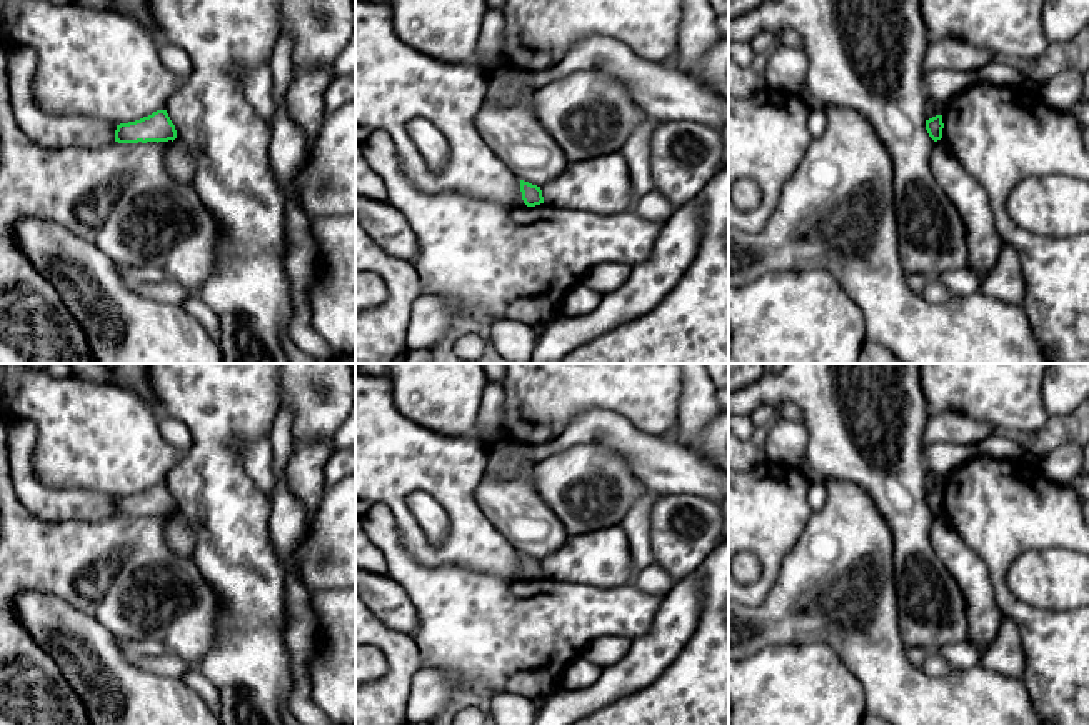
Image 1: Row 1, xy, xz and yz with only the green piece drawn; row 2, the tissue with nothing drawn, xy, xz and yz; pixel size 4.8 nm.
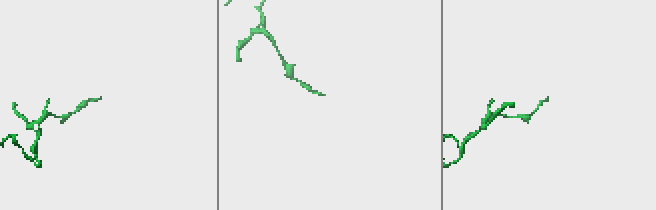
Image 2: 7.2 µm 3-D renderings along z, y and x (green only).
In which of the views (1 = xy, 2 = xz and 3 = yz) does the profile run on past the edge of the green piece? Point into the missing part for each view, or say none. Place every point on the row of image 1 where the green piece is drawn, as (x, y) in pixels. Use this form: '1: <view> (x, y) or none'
1: none
2: none
3: none

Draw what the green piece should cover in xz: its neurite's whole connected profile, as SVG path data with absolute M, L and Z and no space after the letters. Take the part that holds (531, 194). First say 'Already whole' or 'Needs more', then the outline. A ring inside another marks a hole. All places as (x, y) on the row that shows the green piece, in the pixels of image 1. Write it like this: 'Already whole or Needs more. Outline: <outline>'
Already whole. Outline: M520 180L522 200L527 207L544 203L542 190L537 185Z

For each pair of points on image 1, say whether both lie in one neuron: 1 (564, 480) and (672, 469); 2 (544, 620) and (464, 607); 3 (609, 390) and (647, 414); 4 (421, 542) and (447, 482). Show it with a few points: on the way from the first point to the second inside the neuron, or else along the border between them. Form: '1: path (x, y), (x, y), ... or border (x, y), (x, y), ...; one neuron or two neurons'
1: border (607, 445), (626, 457), (632, 472), (651, 490); two neurons
2: path (524, 620), (484, 620); one neuron
3: path (619, 390), (624, 390), (637, 404); one neuron
4: path (442, 550), (457, 535), (457, 504); one neuron

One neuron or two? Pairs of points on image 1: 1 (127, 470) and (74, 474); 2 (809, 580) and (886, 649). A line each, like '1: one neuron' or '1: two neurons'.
1: one neuron
2: one neuron

